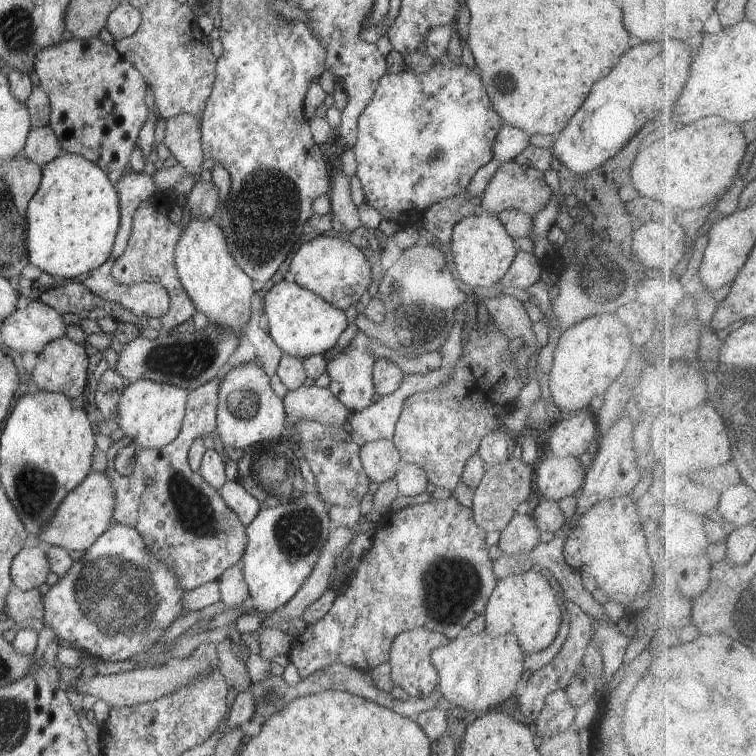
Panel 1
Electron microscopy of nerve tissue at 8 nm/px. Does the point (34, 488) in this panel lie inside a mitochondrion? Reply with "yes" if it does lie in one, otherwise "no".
yes

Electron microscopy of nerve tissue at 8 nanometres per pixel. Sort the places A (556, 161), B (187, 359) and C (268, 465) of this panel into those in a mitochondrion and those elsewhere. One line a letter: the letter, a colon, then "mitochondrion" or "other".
A: other
B: mitochondrion
C: mitochondrion

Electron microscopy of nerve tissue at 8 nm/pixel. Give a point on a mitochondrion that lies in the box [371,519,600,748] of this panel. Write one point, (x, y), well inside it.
(451, 587)

